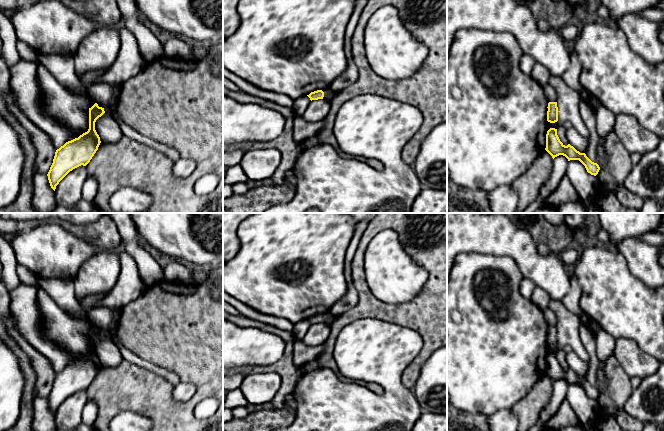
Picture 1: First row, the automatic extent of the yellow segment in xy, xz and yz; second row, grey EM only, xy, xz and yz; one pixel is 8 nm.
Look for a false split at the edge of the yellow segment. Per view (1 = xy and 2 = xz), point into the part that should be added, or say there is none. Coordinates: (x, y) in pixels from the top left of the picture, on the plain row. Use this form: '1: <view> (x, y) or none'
1: none
2: none

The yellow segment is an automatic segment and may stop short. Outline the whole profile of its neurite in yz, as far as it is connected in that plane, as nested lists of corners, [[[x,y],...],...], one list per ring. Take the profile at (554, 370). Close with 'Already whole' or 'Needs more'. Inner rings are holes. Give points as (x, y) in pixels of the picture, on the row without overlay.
[[[550,352],[546,358],[546,372],[545,374],[554,383],[559,379],[565,380],[568,385],[579,384],[586,392],[587,396],[596,400],[600,394],[597,387],[592,386],[585,377],[580,377],[573,370],[568,368],[565,370],[557,359],[557,353]]]. Already whole

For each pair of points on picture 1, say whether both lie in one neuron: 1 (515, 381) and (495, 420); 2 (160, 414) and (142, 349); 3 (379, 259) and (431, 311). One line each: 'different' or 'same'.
1: different
2: same
3: different

